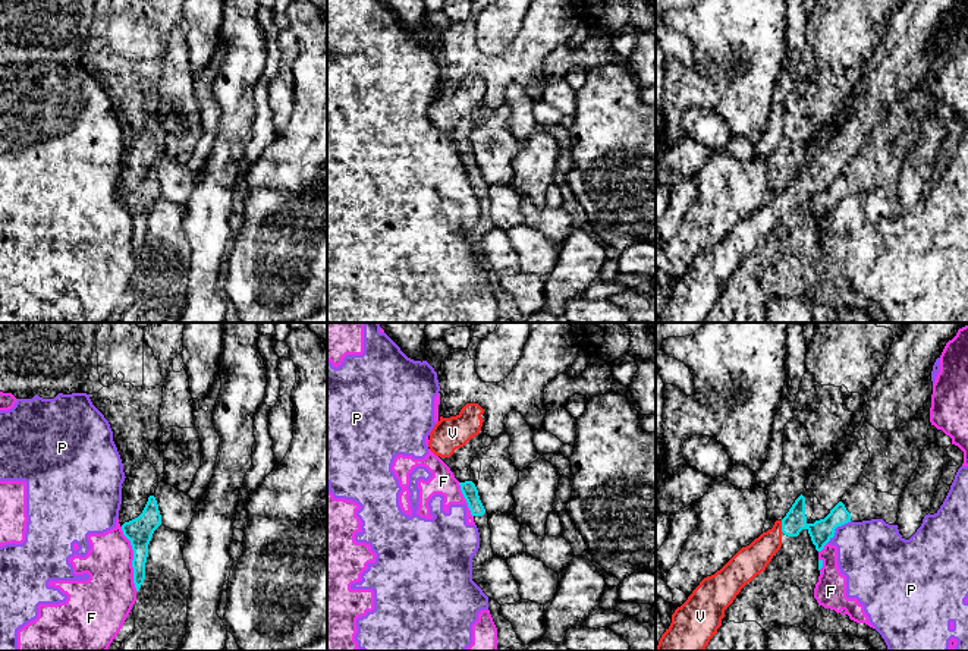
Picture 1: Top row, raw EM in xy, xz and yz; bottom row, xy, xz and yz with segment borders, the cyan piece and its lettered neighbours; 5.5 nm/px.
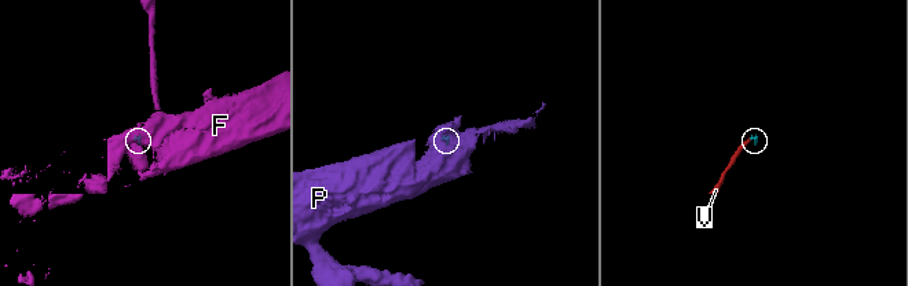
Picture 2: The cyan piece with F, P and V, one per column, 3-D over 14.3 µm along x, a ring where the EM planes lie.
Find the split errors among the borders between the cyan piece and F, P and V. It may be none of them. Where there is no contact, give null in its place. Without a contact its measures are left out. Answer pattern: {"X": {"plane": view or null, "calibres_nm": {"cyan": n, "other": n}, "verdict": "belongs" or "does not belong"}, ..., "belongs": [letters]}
{"F": {"plane": "xy", "calibres_nm": {"cyan": 150, "other": 280}, "verdict": "does not belong"}, "P": {"plane": "yz", "calibres_nm": {"cyan": 120, "other": 380}, "verdict": "does not belong"}, "V": {"plane": "yz", "calibres_nm": {"cyan": 120, "other": 170}, "verdict": "belongs"}, "belongs": ["V"]}

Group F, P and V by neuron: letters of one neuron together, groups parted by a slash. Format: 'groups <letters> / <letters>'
groups F P / V

